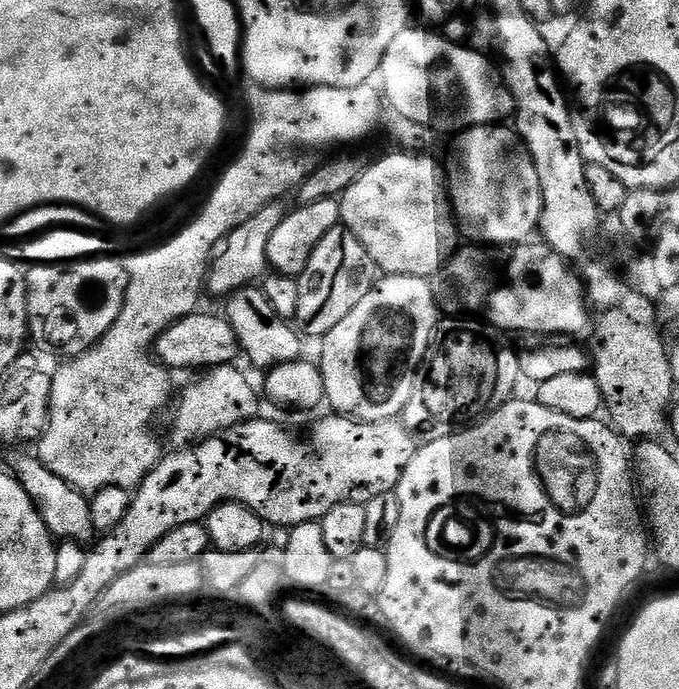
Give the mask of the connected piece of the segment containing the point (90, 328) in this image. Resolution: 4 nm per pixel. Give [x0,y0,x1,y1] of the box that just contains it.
[28,254,128,357]

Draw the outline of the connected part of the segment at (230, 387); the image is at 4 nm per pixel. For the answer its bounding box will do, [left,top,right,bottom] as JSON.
[172,364,257,446]

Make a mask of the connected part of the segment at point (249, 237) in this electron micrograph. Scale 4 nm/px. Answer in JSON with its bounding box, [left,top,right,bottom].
[206,199,286,298]

